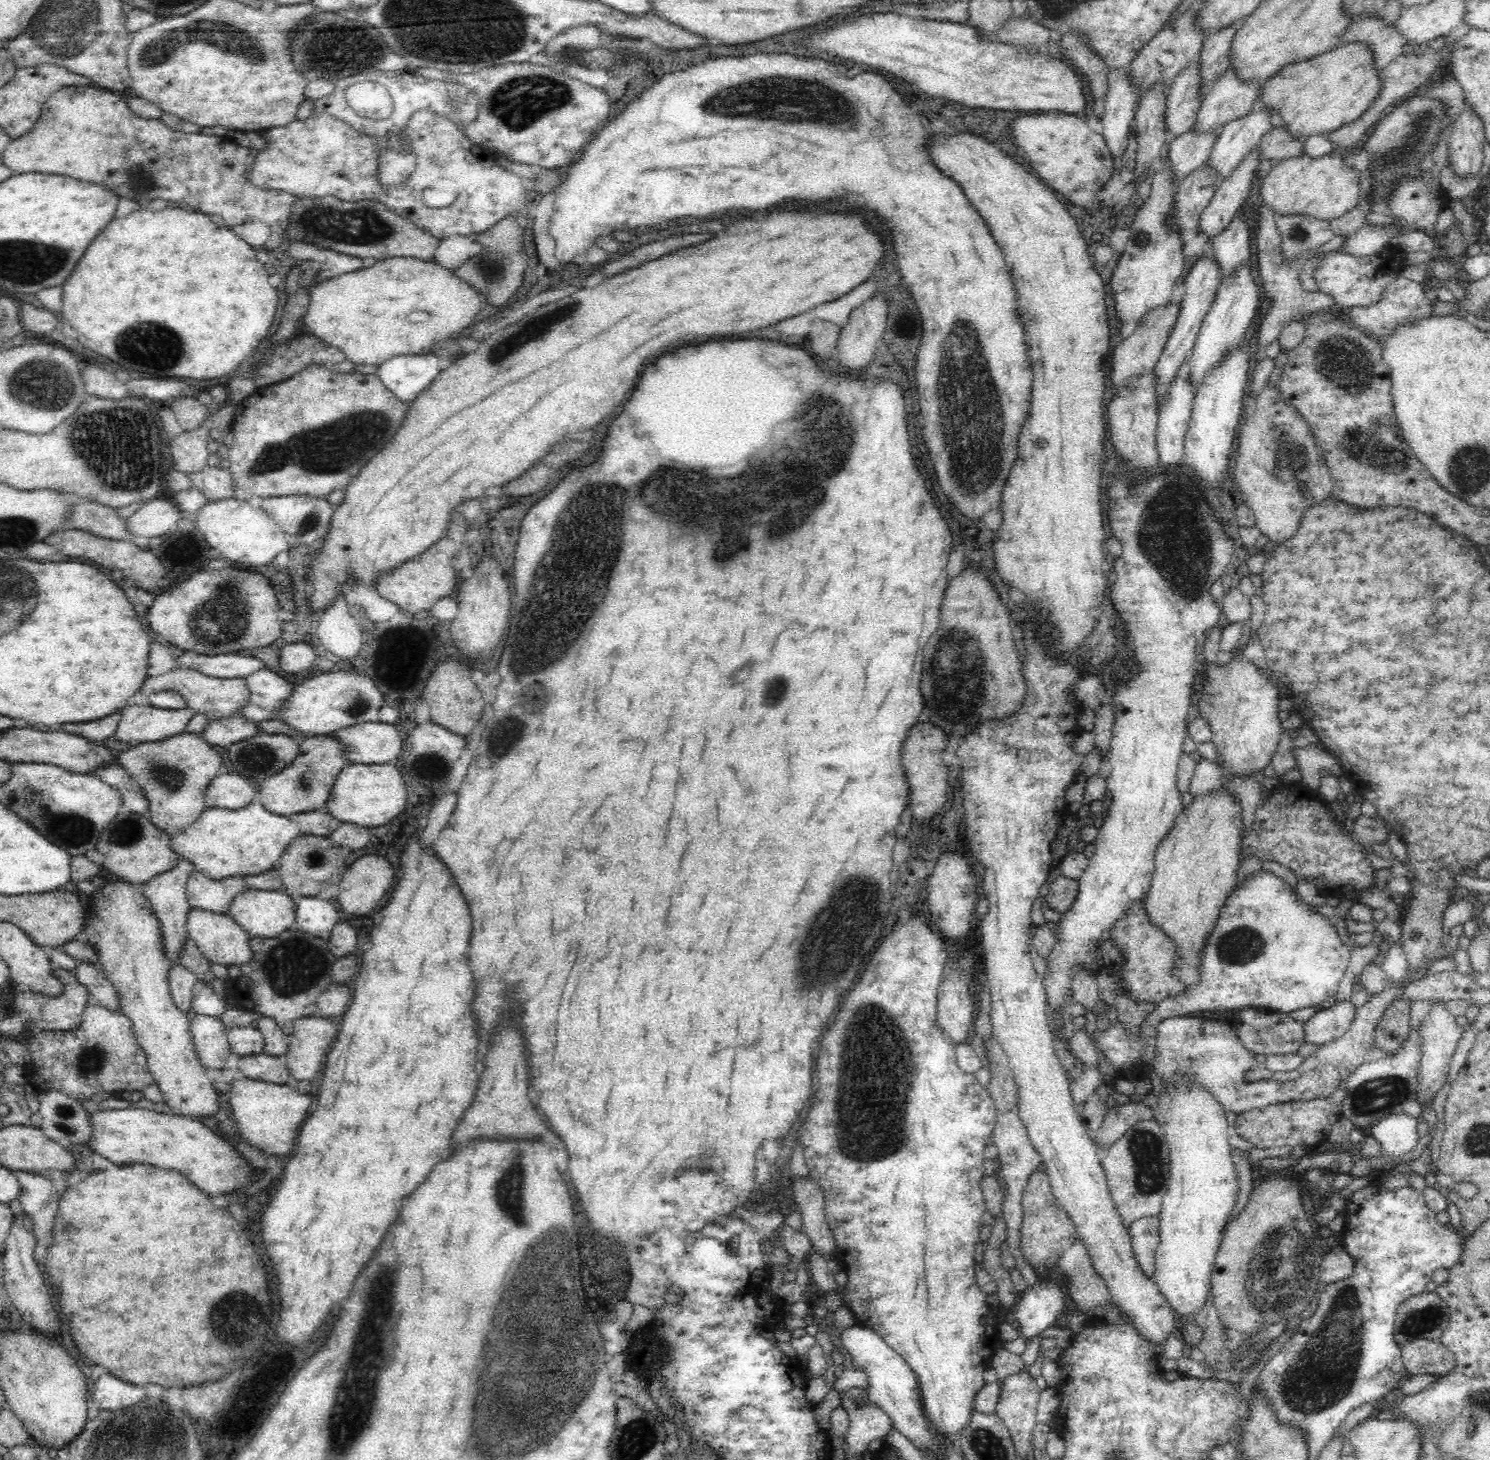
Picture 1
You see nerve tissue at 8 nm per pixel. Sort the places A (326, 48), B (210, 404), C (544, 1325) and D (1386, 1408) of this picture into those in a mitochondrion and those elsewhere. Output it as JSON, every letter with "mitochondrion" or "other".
{"A":"mitochondrion","B":"other","C":"mitochondrion","D":"other"}

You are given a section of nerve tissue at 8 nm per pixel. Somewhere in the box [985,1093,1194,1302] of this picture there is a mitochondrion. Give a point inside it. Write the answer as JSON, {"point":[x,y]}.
{"point":[1146,1150]}

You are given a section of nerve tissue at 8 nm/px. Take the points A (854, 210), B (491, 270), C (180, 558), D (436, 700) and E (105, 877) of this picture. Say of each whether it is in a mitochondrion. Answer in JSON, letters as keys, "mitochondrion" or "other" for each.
{"A":"other","B":"mitochondrion","C":"other","D":"other","E":"other"}

